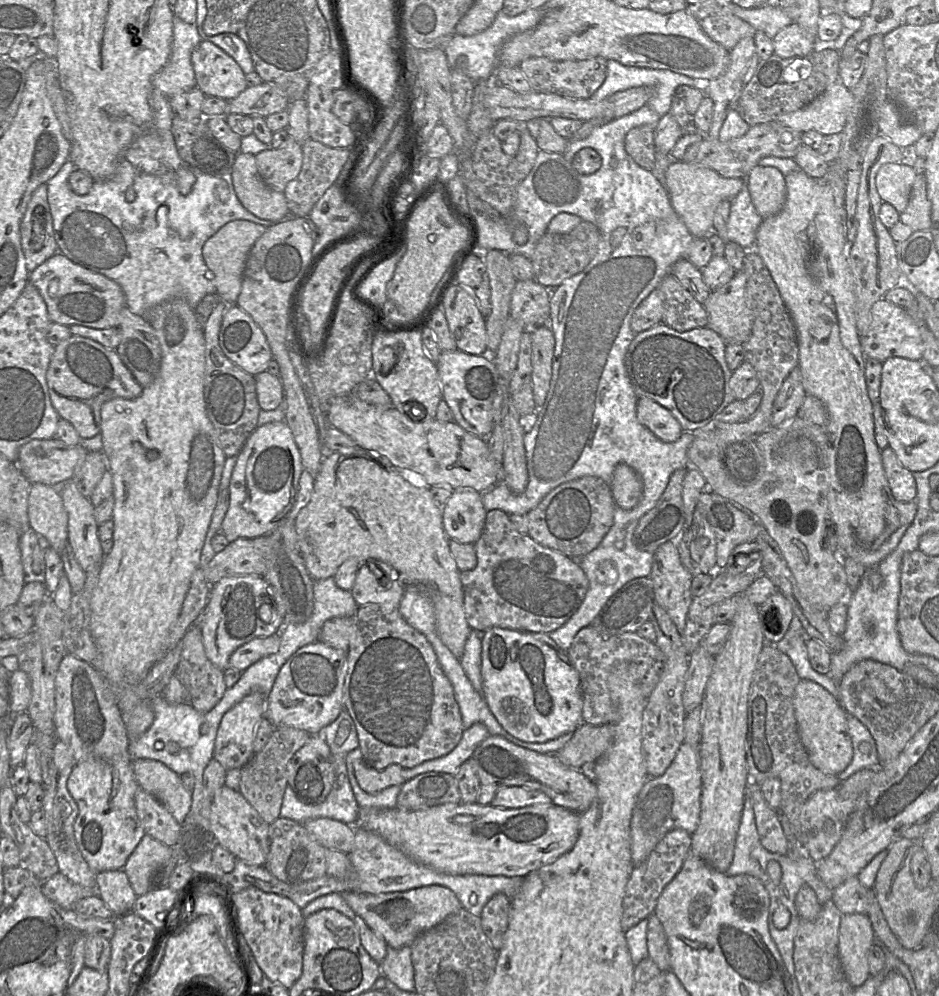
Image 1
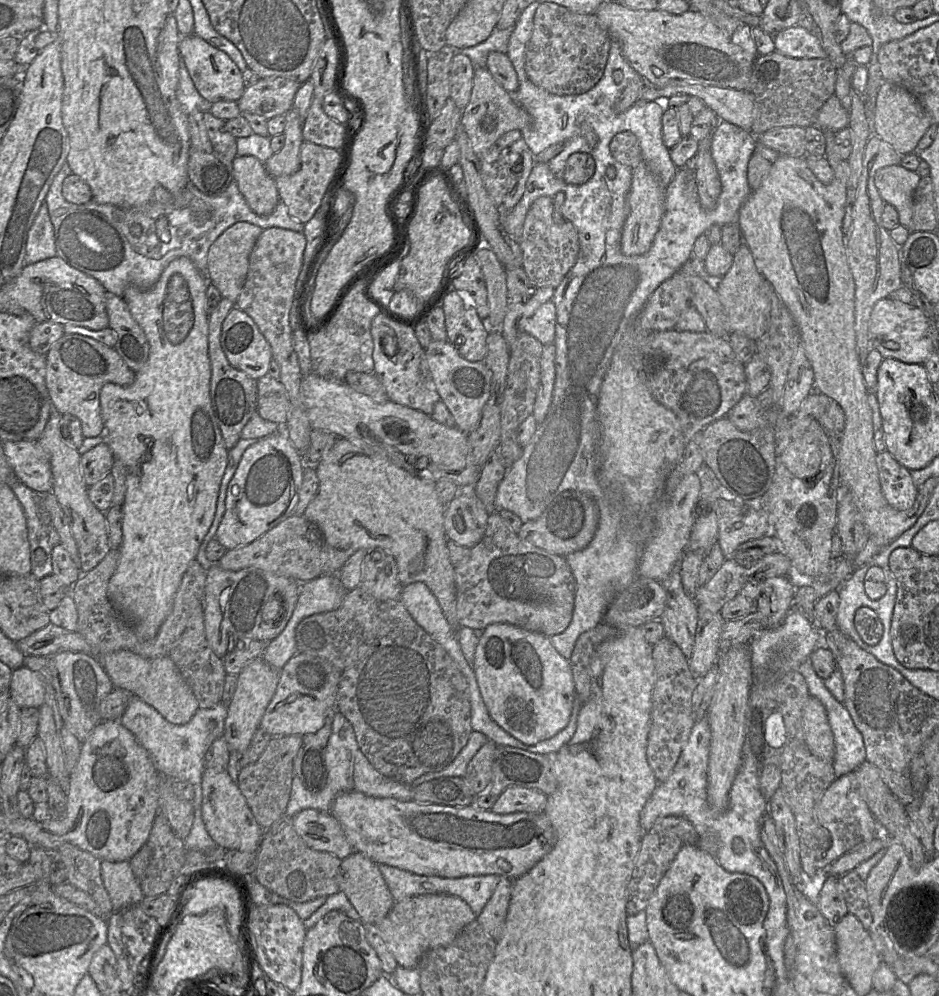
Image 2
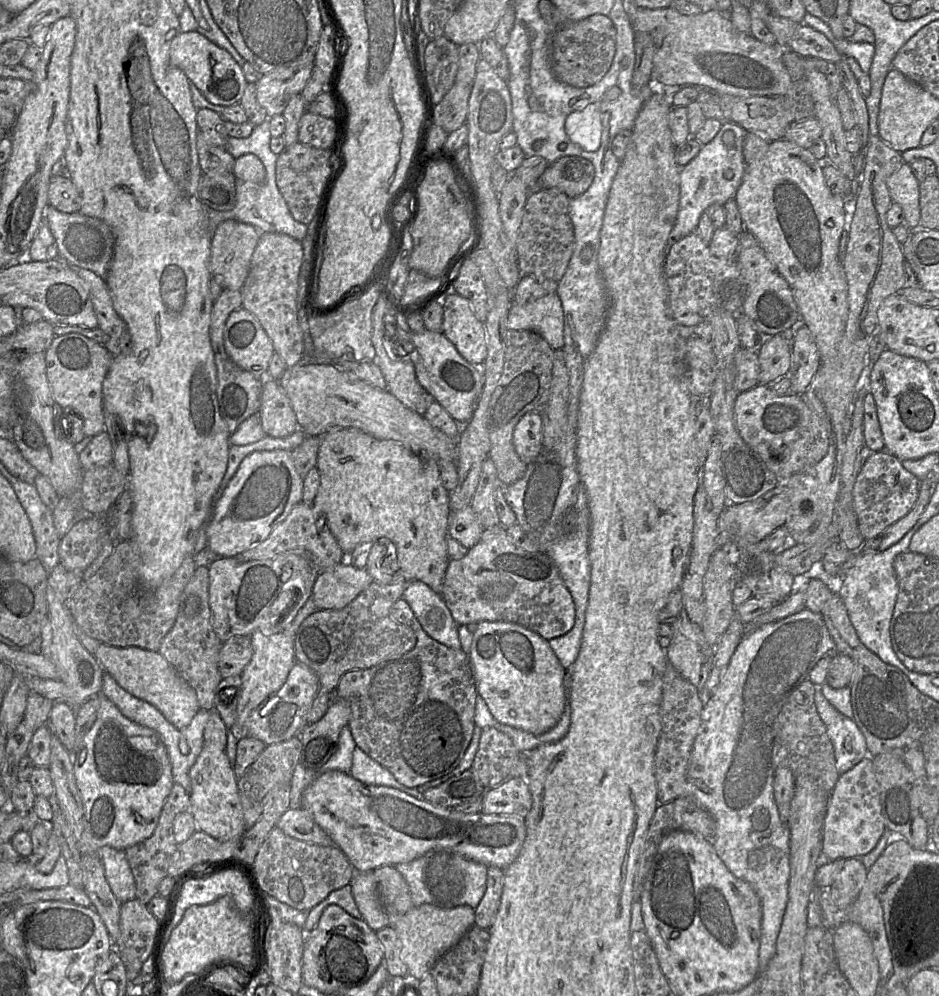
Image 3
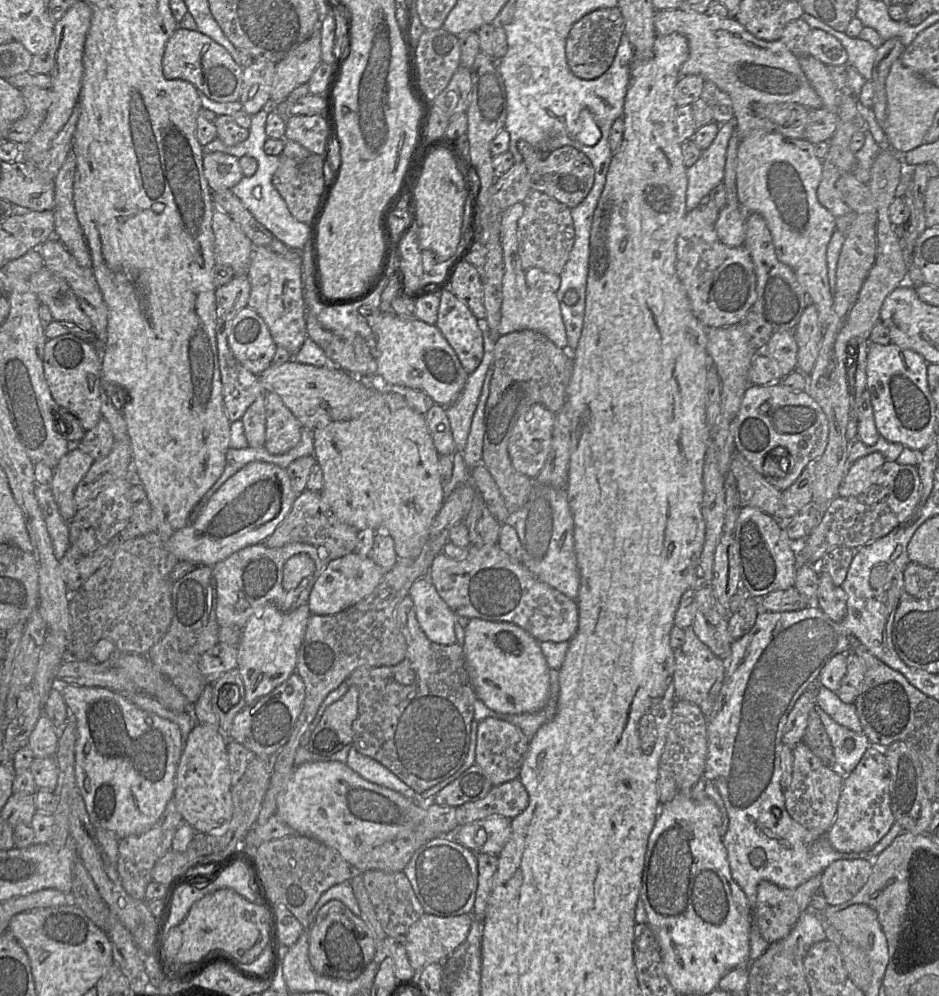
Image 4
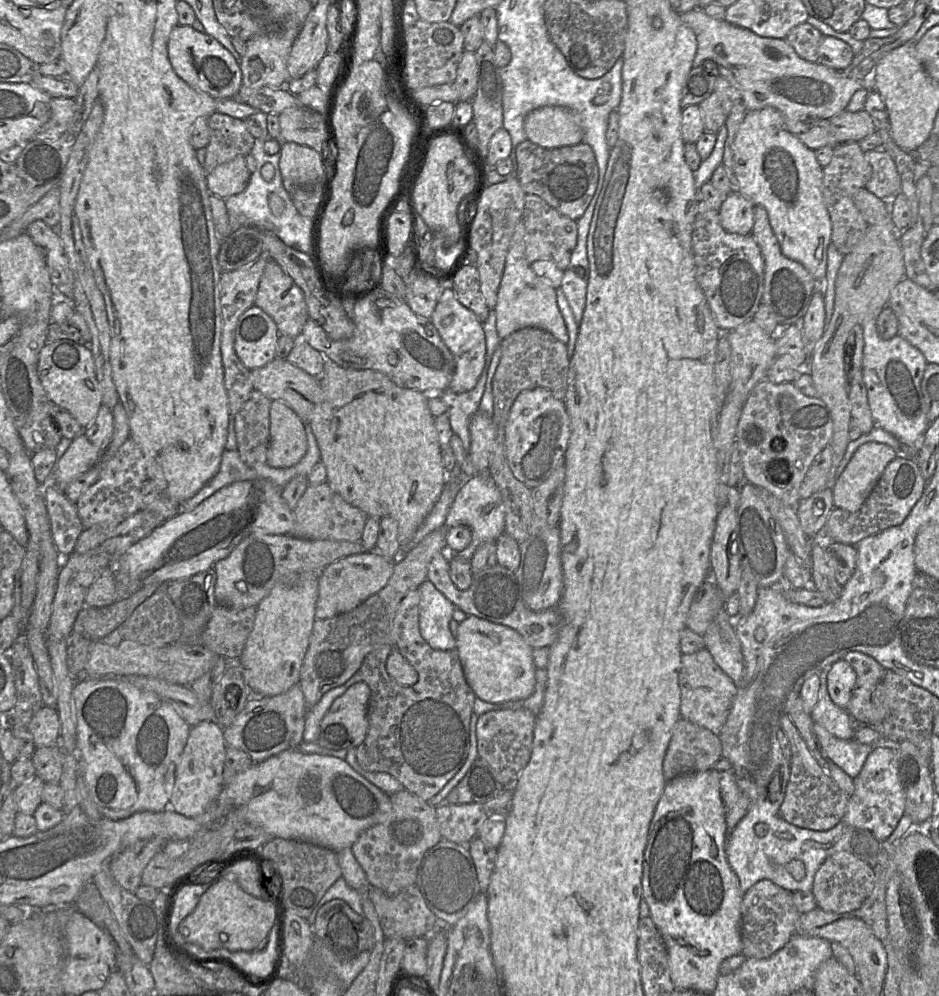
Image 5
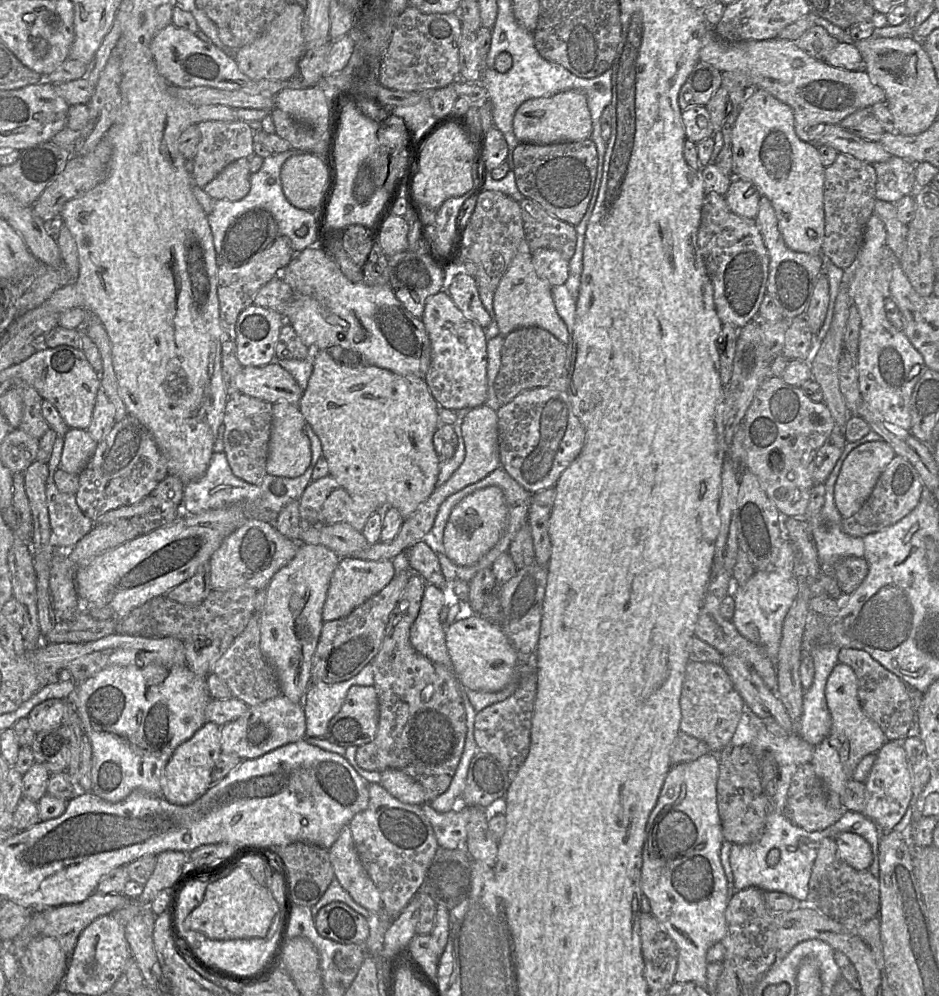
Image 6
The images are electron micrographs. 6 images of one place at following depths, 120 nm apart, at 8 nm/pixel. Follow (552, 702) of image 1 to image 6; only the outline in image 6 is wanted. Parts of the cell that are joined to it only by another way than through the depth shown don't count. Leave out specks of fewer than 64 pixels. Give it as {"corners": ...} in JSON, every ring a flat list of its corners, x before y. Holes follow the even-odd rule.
{"corners":[[471,615,455,621,445,632,452,670,463,688,497,692,518,678,516,651,499,625,480,615]]}

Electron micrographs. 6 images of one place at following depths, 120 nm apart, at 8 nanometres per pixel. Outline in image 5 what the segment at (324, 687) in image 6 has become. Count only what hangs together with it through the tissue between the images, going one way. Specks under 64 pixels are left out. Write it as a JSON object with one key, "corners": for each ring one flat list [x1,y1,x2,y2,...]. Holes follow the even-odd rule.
{"corners":[[357,671,343,685,326,692,316,705,306,711,303,732,304,742,317,743,320,735,320,723,333,701,341,696,350,686,360,681,362,681,362,676]]}

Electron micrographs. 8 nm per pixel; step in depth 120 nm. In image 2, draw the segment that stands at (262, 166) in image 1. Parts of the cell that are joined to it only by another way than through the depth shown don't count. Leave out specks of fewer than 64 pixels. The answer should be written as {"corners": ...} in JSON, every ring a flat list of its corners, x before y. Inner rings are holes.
{"corners":[[291,108,285,114,284,145,279,152,273,153,263,164,274,178,291,175,300,167,300,146,302,144,302,123,297,112]]}

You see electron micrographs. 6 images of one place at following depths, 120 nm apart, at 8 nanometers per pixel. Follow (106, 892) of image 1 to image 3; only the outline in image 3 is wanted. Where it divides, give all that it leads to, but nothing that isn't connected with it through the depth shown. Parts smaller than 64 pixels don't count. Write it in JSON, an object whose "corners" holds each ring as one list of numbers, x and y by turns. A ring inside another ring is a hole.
{"corners":[[103,846,99,849,99,858,106,880,119,903,136,899,135,881,125,851]]}

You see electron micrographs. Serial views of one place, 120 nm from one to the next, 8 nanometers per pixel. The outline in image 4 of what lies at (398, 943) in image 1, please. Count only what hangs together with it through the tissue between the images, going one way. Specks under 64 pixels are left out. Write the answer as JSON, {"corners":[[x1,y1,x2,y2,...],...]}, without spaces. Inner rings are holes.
{"corners":[[472,913,452,917,439,917,431,914,421,916,406,934,406,950,412,967,420,972,430,964,445,961,466,940,473,918]]}

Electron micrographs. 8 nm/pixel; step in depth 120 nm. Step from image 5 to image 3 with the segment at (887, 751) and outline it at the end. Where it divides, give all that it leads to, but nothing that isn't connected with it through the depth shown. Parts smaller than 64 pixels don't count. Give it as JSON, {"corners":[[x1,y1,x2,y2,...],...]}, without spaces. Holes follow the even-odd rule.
{"corners":[[867,755,847,772,840,774,829,796,824,821,821,860,862,858,878,843,886,830,872,757]]}

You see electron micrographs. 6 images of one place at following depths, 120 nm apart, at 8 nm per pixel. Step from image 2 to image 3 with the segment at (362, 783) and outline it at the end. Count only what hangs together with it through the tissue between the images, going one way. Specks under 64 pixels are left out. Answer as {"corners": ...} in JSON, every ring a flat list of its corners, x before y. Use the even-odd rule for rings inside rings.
{"corners":[[358,746,353,751,350,775,366,785,392,787,414,798,422,798,416,788,408,788,400,784,385,767,373,760]]}

